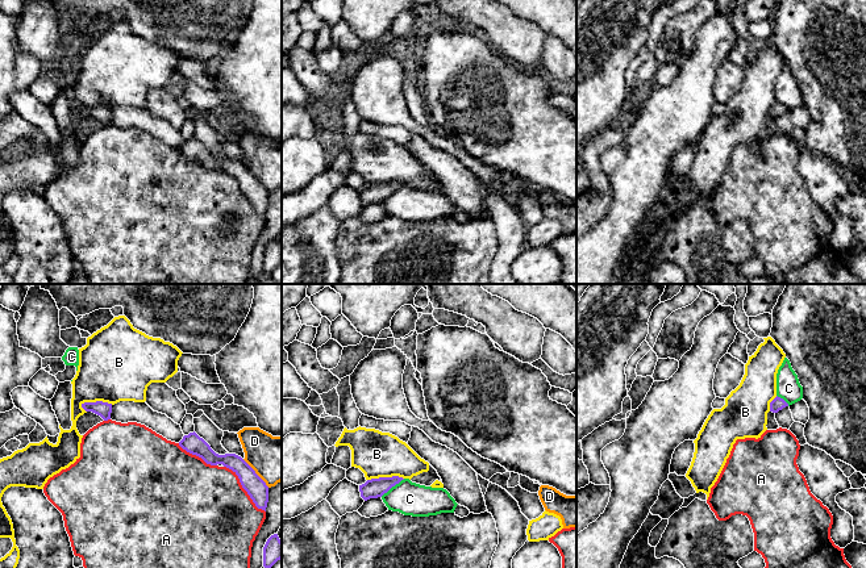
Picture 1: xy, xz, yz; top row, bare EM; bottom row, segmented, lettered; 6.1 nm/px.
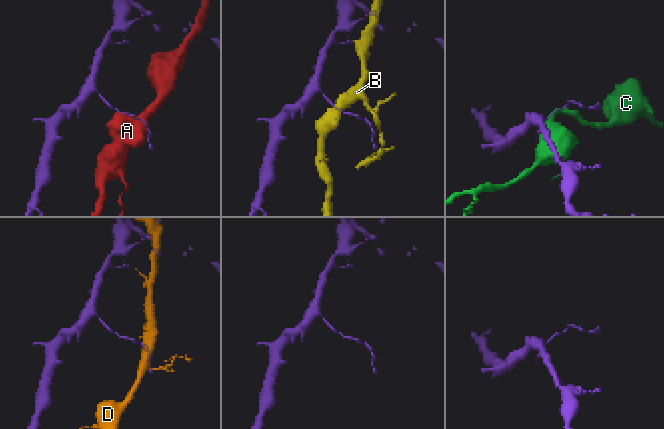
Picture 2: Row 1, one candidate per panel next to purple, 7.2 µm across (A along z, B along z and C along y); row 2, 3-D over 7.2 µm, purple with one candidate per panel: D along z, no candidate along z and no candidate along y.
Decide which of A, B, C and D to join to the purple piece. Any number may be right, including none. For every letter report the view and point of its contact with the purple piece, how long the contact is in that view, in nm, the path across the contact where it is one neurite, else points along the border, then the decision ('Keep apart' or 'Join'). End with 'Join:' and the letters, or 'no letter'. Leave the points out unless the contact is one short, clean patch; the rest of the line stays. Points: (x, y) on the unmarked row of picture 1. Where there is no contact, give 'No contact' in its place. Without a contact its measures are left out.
A: Touches purple at xy (244, 193). Shared border 380 nm. Keep apart
B: Touches purple at xy (96, 107). Shared border 200 nm. Boundary: xy (112, 109), (92, 107), (84, 108), (80, 112). Keep apart
C: Touches purple at xz (392, 191). Shared border 190 nm. Keep apart
D: Touches purple at xy (255, 179). Shared border 240 nm. Keep apart
Join: no letter

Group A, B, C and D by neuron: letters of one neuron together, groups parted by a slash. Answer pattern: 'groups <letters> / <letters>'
groups A / B / C / D

